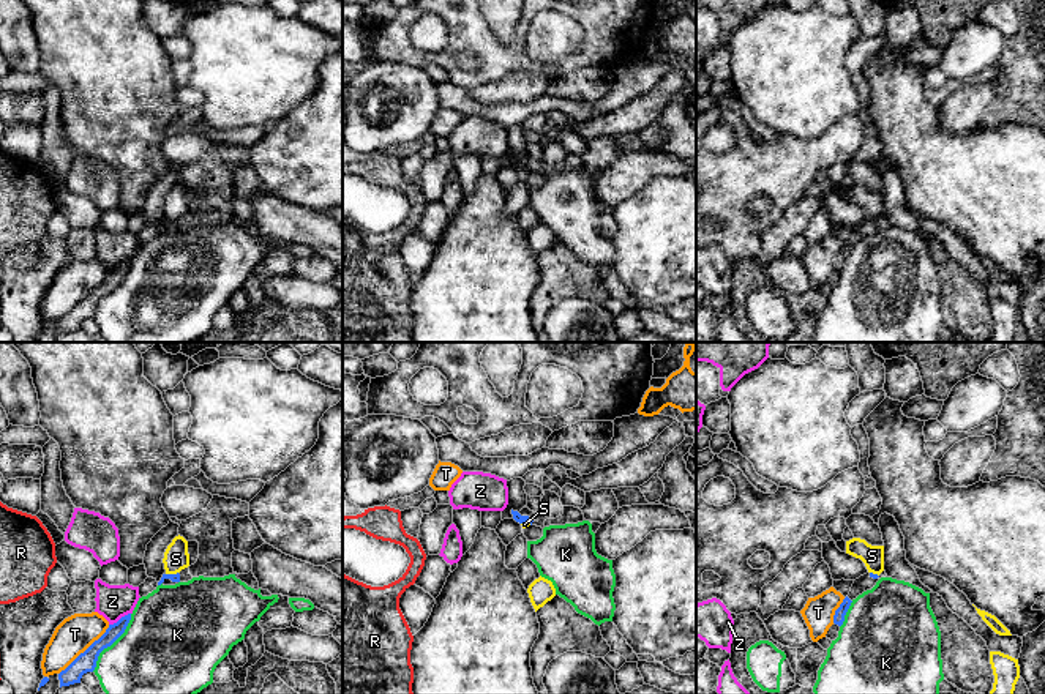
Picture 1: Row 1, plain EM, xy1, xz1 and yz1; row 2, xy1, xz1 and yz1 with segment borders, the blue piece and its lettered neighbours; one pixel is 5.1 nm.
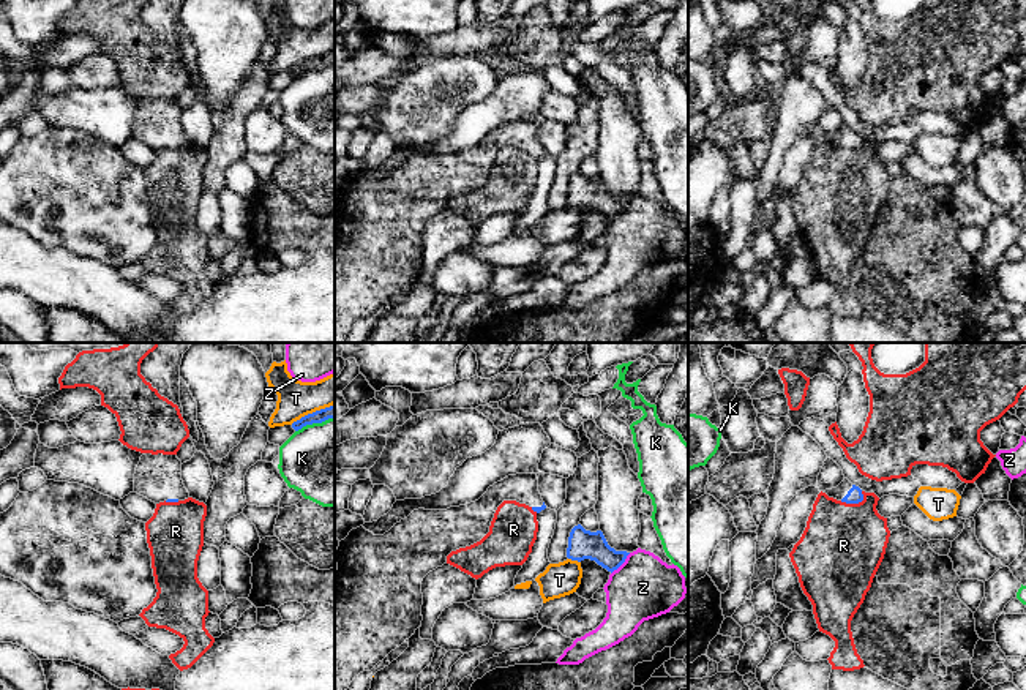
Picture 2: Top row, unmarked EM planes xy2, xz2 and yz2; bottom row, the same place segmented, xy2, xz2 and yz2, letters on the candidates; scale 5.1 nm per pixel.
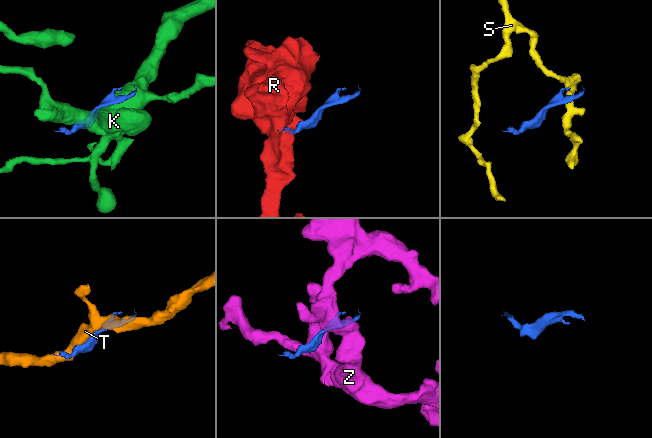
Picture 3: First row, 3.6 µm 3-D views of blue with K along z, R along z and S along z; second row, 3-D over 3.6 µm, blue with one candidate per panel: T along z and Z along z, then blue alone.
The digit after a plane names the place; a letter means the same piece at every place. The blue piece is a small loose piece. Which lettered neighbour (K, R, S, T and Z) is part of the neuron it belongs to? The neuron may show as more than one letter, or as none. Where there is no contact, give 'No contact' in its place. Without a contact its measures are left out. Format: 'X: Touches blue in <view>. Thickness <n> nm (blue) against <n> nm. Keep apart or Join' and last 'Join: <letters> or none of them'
K: Touches blue in xy1. Thickness 100 nm (blue) against 480 nm. Keep apart
R: Touches blue in yz2. Thickness 80 nm (blue) against 420 nm. Keep apart
S: Touches blue in xy1. Thickness 50 nm (blue) against 130 nm. Keep apart
T: Touches blue in xy1. Thickness 100 nm (blue) against 190 nm. Keep apart
Z: Touches blue in xz2. Thickness 150 nm (blue) against 320 nm. Keep apart
Join: none of them

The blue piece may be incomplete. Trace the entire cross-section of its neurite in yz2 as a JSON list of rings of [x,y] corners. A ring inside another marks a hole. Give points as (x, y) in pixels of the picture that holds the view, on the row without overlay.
[[[844,125],[837,134],[826,136],[822,139],[846,150],[859,150],[863,147],[862,136],[852,131],[848,125]]]

